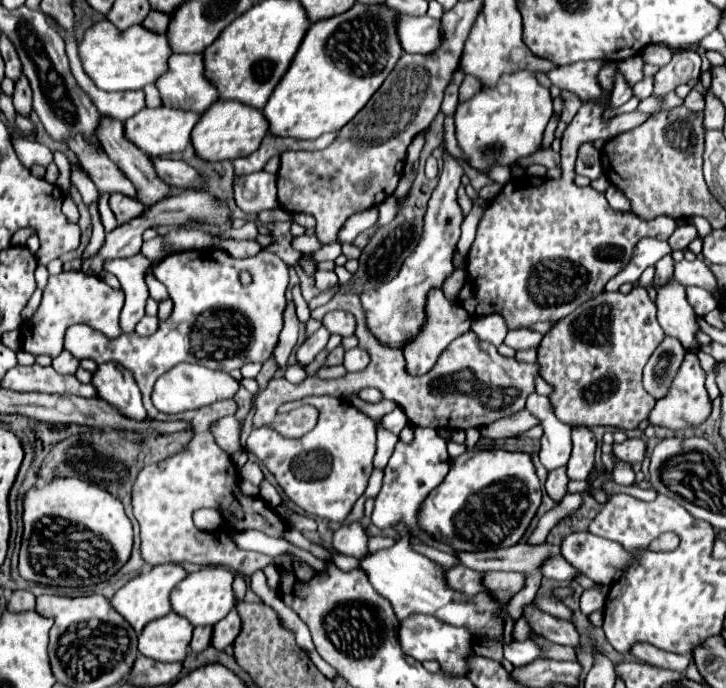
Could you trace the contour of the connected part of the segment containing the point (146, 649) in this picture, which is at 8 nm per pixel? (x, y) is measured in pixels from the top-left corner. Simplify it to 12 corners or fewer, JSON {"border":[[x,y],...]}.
{"border":[[170,612],[144,626],[138,650],[184,660],[192,624]]}

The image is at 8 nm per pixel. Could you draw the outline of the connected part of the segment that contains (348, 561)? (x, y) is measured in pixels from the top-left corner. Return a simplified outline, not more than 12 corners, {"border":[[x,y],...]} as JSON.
{"border":[[332,554],[332,564],[340,570],[358,568],[358,560]]}

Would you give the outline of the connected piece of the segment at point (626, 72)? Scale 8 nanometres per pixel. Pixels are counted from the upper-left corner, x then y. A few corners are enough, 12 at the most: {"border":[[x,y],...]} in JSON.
{"border":[[640,56],[620,60],[624,80],[631,88],[644,78]]}

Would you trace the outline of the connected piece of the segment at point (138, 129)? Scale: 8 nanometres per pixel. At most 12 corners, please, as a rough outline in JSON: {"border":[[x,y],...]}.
{"border":[[158,106],[124,122],[148,156],[182,152],[198,112]]}

